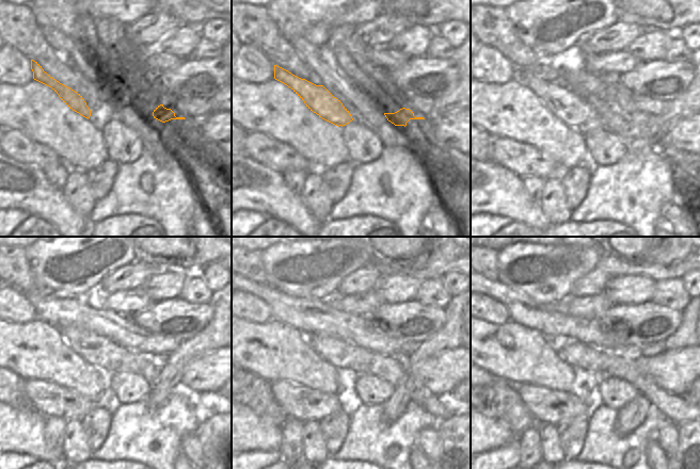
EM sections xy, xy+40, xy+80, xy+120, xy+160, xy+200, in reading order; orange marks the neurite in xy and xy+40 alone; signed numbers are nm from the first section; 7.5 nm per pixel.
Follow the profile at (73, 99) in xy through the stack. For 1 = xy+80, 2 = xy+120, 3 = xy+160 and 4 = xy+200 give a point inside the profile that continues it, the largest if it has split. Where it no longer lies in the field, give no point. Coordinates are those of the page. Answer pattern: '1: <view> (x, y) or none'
1: xy+80 (568, 106)
2: xy+120 (100, 352)
3: xy+160 (341, 354)
4: xy+200 (679, 409)

